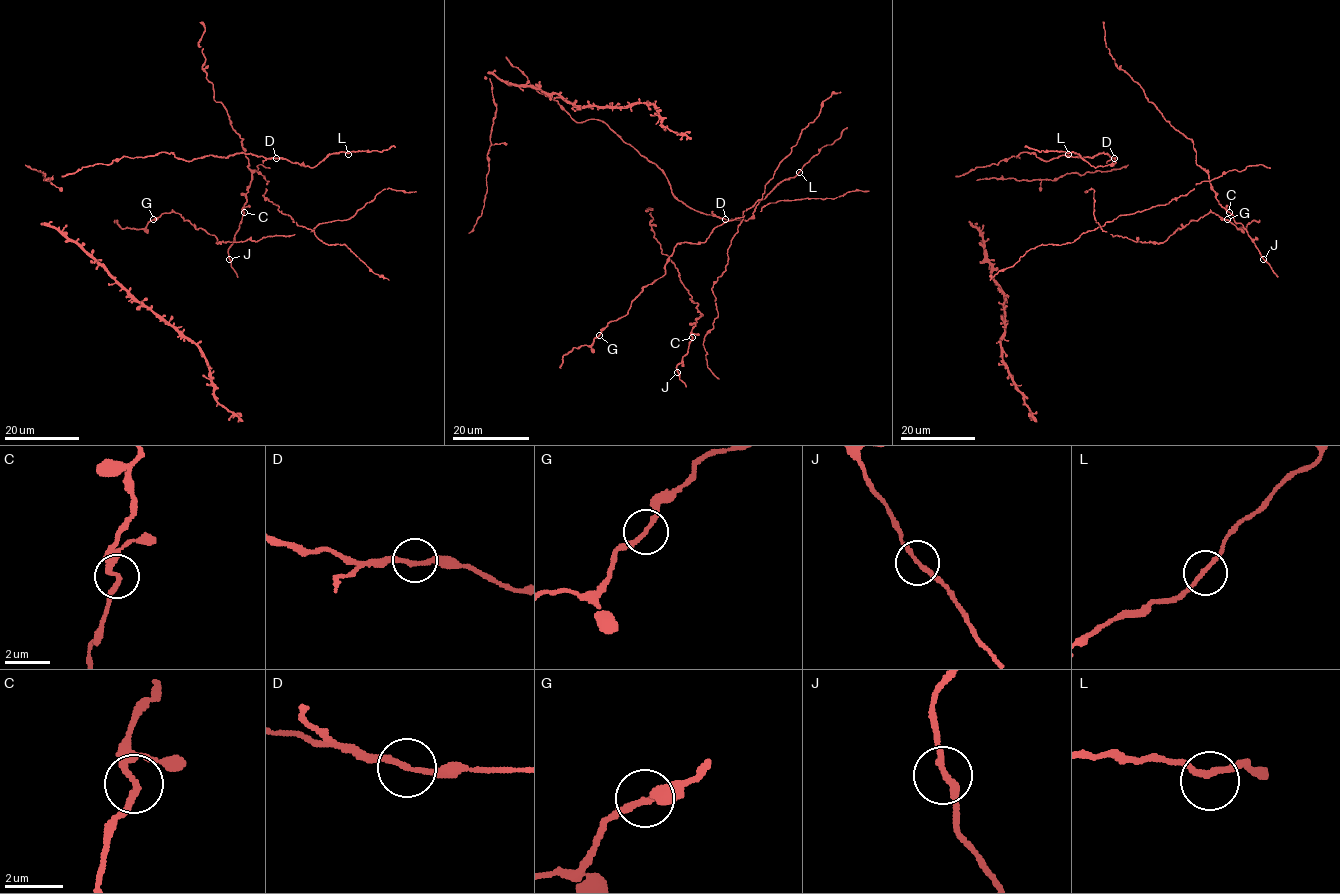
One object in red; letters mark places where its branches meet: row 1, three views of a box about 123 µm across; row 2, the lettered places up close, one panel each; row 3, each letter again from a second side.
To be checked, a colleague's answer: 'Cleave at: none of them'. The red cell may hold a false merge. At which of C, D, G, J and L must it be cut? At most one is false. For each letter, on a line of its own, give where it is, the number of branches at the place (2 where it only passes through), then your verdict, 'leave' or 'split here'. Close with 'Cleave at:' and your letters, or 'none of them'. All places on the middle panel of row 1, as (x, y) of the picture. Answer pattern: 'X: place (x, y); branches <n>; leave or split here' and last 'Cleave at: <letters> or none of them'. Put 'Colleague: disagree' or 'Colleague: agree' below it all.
C: place (692, 337); branches 2; leave
D: place (725, 219); branches 2; leave
G: place (599, 335); branches 2; leave
J: place (677, 372); branches 2; leave
L: place (799, 172); branches 2; leave
Cleave at: none of them
Colleague: agree

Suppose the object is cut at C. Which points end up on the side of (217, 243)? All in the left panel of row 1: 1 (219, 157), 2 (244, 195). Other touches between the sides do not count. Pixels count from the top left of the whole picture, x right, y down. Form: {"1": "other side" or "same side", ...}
{"1": "same side", "2": "other side"}

